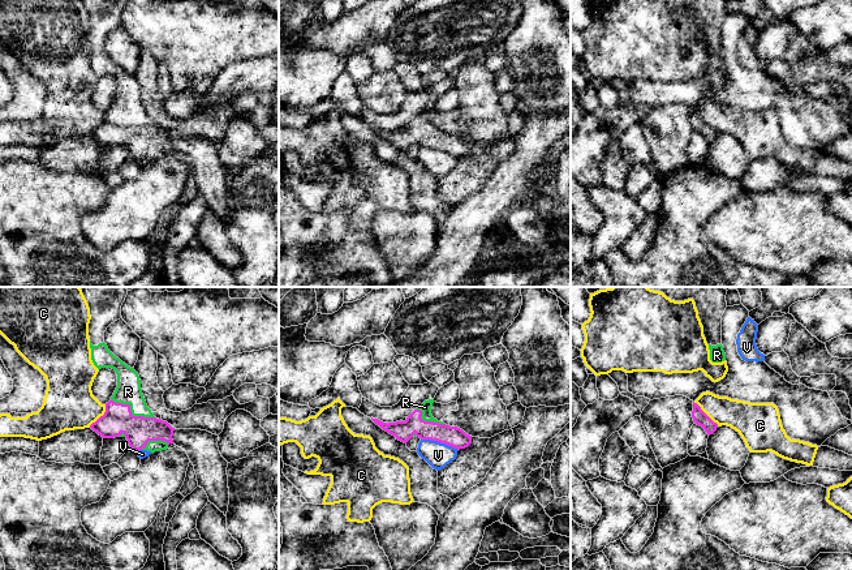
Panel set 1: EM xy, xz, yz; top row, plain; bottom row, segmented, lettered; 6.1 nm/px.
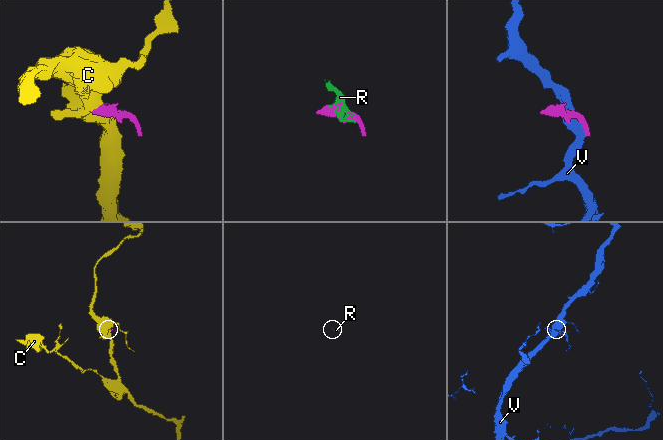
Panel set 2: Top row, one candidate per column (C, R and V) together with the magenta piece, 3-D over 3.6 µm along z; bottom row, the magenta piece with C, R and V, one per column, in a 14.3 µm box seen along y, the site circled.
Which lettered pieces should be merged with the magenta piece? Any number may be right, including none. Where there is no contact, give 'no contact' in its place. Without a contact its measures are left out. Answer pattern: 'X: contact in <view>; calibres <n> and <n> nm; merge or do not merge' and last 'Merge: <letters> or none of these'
C: contact in yz; calibres 90 and 200 nm; do not merge
R: contact in xy; calibres 180 and 160 nm; merge
V: contact in xz; calibres 130 and 160 nm; do not merge
Merge: R

